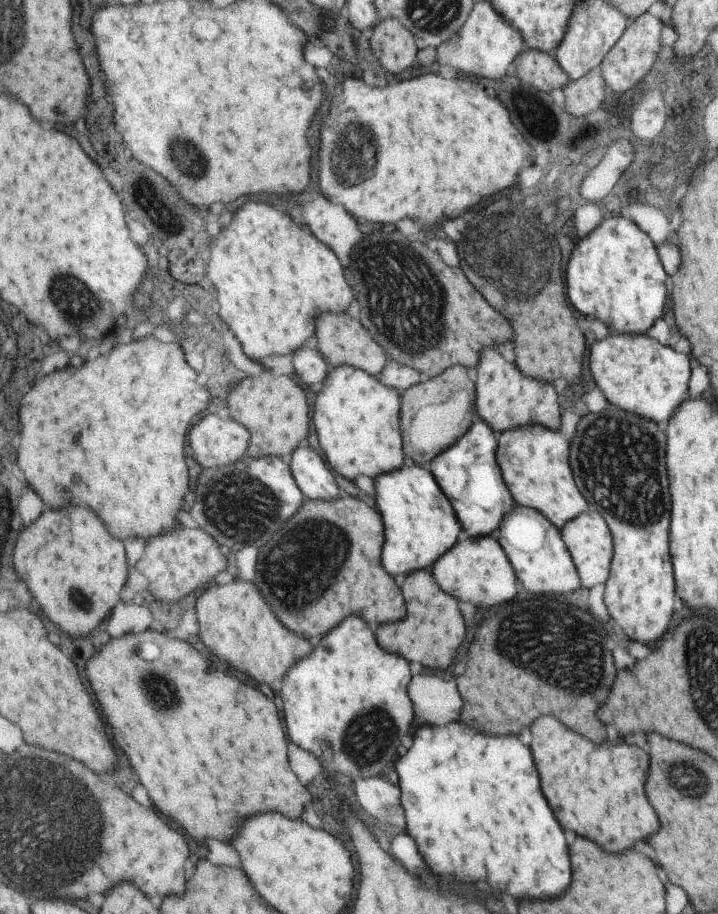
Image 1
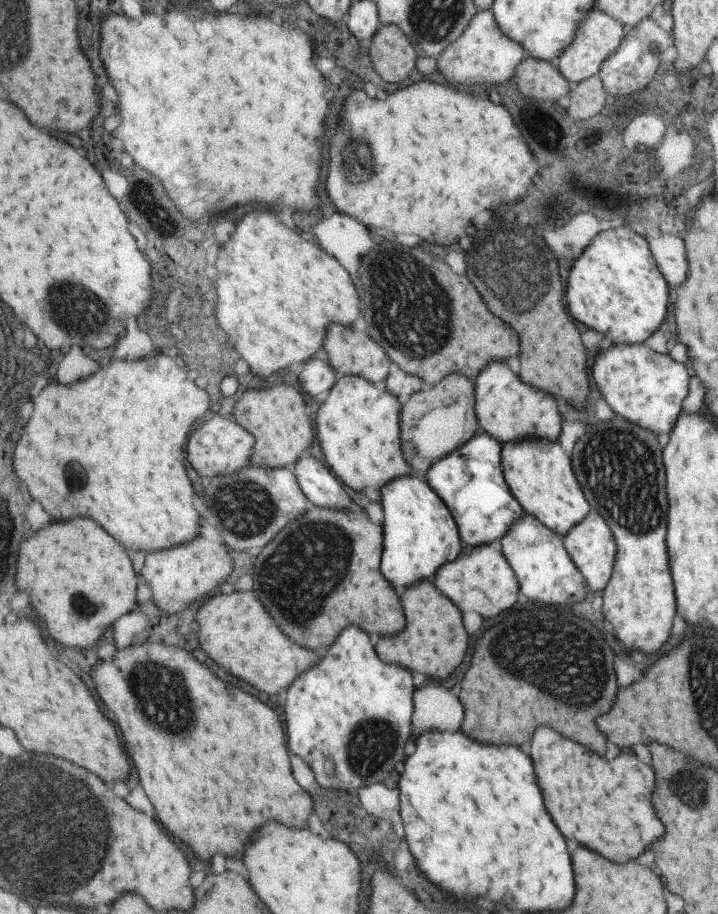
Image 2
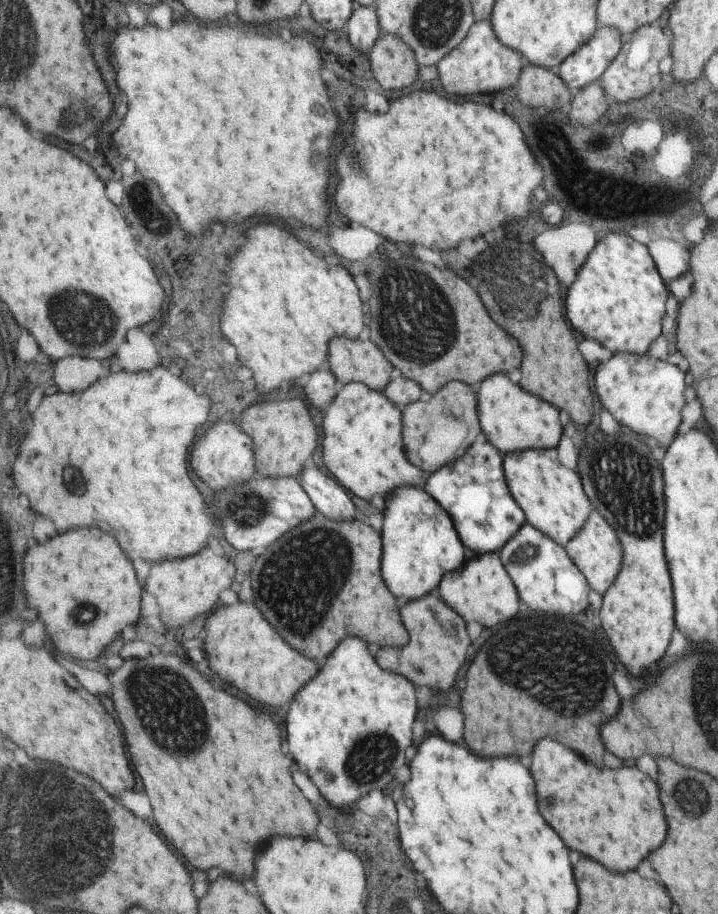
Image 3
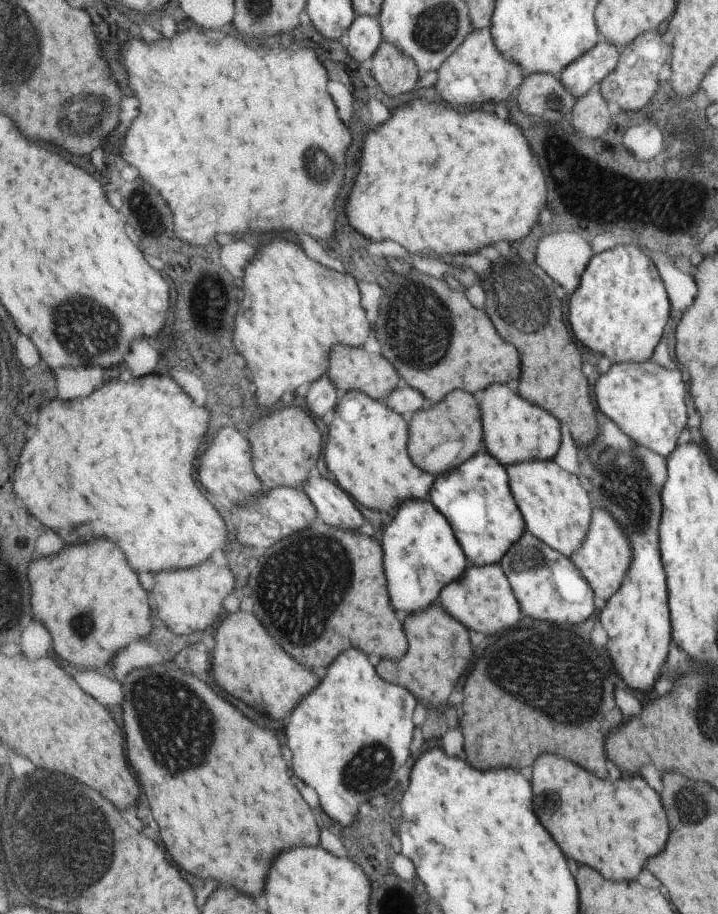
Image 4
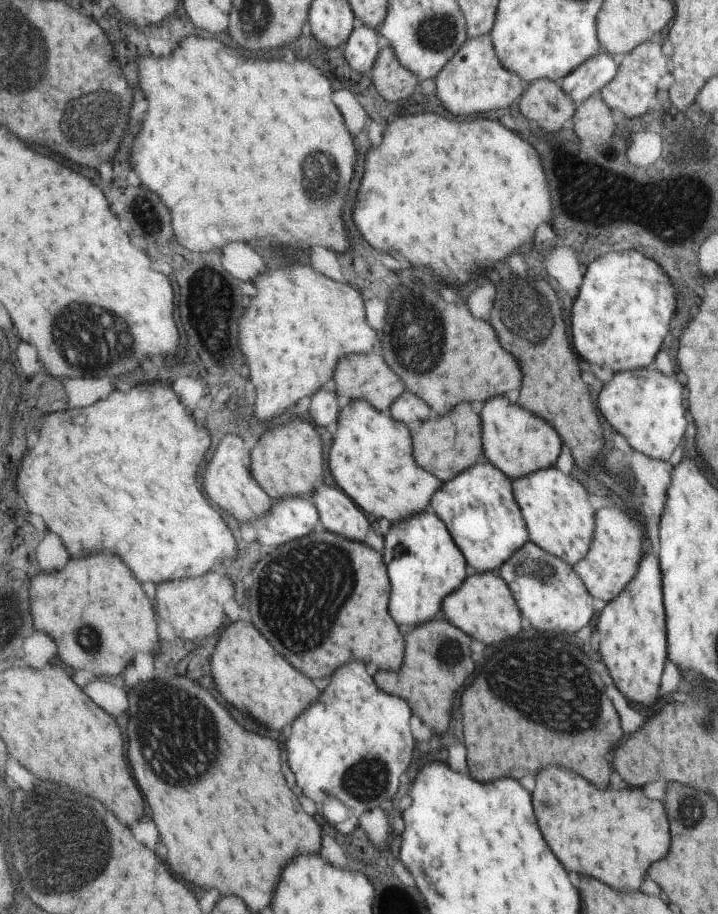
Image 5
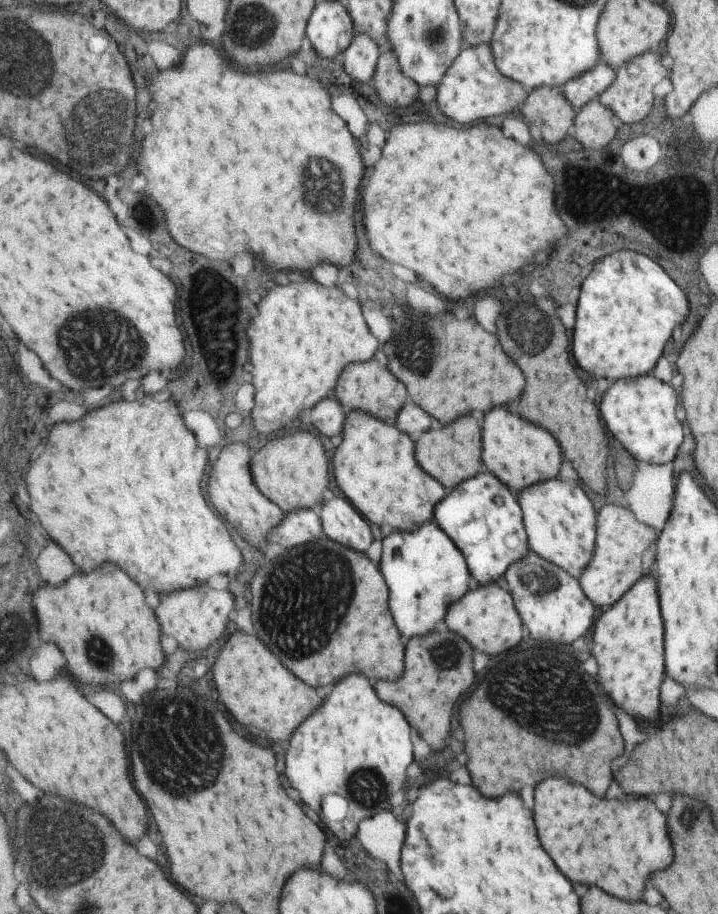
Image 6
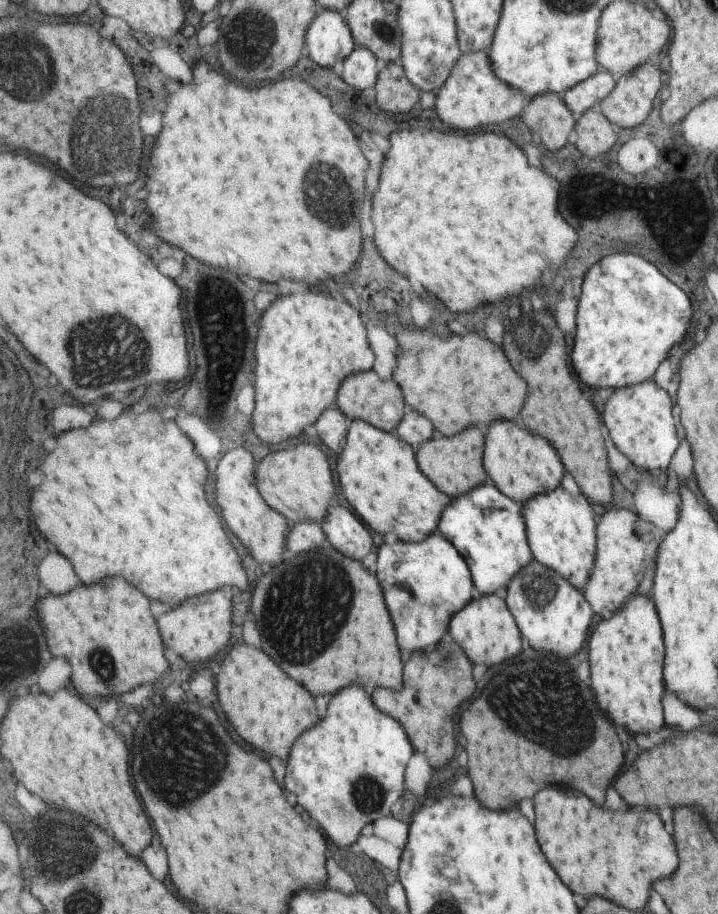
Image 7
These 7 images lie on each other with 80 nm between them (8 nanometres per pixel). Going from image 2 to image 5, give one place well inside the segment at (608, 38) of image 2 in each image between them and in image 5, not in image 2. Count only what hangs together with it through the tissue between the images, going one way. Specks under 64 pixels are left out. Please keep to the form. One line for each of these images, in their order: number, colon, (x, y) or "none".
3: (584, 67)
4: (588, 71)
5: (588, 78)

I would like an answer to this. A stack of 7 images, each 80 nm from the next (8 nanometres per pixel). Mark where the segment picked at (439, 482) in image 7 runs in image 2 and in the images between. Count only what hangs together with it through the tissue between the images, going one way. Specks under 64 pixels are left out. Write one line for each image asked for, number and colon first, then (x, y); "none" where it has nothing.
2: (438, 420)
3: (439, 430)
4: (444, 437)
5: (451, 445)
6: (454, 454)

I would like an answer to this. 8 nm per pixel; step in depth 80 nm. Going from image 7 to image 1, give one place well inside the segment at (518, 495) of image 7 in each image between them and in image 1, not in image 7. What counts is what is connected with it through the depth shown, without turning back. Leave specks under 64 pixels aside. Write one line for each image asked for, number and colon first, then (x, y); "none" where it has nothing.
1: (506, 399)
2: (510, 410)
3: (513, 420)
4: (515, 430)
5: (515, 441)
6: (521, 455)

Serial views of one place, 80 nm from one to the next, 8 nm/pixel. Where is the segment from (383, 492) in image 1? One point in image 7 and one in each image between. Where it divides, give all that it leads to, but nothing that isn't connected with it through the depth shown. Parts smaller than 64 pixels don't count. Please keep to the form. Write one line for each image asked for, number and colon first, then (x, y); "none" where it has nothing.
2: (421, 535)
3: (421, 543)
4: (422, 555)
5: (425, 564)
6: (426, 572)
7: (427, 584)

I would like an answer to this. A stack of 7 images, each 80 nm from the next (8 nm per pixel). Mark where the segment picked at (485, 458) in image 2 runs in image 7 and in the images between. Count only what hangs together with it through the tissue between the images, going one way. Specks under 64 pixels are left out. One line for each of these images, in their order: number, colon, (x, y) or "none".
3: (474, 492)
4: (476, 497)
5: (479, 508)
6: (484, 518)
7: (487, 528)

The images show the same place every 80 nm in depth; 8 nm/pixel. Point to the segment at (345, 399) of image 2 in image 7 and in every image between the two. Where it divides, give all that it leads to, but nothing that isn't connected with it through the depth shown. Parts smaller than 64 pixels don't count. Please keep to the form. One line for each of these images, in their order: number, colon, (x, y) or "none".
3: (363, 446)
4: (367, 453)
5: (371, 459)
6: (376, 467)
7: (379, 473)

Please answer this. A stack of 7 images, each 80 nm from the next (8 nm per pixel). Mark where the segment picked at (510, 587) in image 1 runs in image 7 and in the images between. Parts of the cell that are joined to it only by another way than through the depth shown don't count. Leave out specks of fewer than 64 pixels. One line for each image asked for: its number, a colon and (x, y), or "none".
2: (480, 580)
3: (481, 591)
4: (481, 599)
5: (483, 608)
6: (486, 617)
7: (485, 630)

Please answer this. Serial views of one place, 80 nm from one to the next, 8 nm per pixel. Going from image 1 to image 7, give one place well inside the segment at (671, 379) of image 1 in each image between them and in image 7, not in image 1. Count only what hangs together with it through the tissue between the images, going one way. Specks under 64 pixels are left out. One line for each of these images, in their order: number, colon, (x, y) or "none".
2: (642, 386)
3: (644, 394)
4: (645, 401)
5: (644, 406)
6: (640, 412)
7: (638, 418)

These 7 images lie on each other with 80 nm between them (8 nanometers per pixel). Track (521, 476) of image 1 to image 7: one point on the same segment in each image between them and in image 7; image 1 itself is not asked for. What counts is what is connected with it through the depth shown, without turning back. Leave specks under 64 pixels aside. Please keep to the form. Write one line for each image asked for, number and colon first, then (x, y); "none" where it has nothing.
2: (537, 472)
3: (550, 495)
4: (555, 510)
5: (559, 520)
6: (559, 519)
7: (560, 530)

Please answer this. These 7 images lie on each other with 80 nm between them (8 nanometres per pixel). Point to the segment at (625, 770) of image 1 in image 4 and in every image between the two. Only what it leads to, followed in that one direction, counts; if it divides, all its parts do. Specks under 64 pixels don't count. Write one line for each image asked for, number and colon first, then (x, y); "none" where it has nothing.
2: (608, 809)
3: (614, 817)
4: (613, 826)

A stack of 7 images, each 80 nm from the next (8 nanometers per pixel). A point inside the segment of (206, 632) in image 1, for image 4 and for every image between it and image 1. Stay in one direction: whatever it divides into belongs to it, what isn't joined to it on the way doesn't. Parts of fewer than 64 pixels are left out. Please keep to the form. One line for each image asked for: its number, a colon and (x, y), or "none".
2: (230, 624)
3: (269, 670)
4: (287, 682)

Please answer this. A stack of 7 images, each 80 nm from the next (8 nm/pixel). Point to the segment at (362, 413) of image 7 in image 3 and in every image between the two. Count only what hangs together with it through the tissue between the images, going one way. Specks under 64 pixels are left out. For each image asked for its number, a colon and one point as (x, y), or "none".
3: (353, 361)
4: (352, 368)
5: (368, 377)
6: (368, 387)

